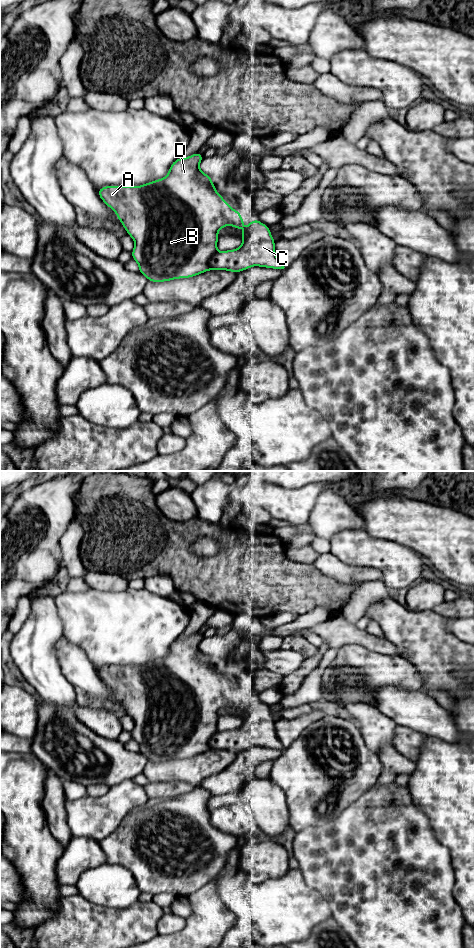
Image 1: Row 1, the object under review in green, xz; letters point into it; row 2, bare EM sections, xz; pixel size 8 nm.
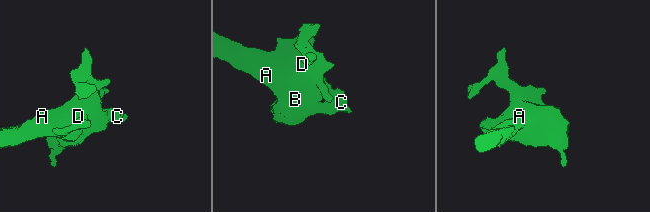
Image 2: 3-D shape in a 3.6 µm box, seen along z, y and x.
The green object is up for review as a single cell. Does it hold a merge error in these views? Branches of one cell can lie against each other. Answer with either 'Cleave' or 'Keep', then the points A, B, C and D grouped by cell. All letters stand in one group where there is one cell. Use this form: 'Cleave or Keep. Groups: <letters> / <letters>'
Keep. Groups: A B C D

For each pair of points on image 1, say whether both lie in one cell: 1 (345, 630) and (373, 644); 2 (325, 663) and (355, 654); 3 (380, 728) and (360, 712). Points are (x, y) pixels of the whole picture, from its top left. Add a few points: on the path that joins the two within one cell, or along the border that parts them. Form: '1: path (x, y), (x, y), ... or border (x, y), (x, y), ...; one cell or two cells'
1: path (352, 633), (366, 640); one cell
2: border (339, 647), (338, 654), (326, 673); two cells
3: path (375, 724), (365, 714); one cell

